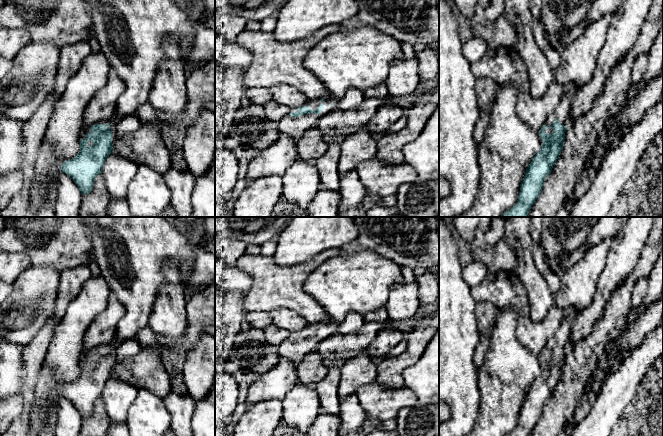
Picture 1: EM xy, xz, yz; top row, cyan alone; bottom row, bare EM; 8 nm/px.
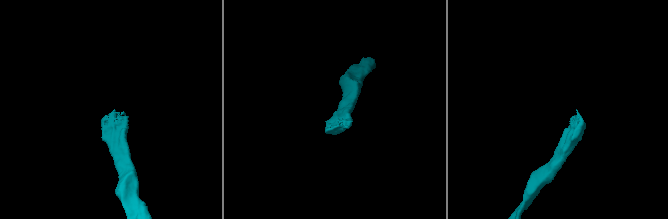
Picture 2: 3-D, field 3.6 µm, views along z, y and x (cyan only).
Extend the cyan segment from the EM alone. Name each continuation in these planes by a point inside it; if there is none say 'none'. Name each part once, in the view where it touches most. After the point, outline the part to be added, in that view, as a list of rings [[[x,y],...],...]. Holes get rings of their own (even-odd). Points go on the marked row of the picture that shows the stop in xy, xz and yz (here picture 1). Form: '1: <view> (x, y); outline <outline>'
1: xz (295, 126); outline [[[330,94],[330,95],[328,95],[327,97],[323,97],[323,99],[324,99],[324,100],[323,100],[323,104],[324,104],[324,107],[325,107],[325,108],[321,111],[321,114],[320,114],[320,115],[319,115],[319,114],[316,114],[316,113],[310,113],[310,114],[301,115],[301,116],[299,116],[299,117],[291,117],[289,114],[290,114],[291,112],[296,112],[299,107],[298,107],[298,108],[291,108],[291,109],[290,109],[290,112],[289,112],[288,114],[286,114],[286,115],[277,123],[277,124],[278,124],[278,129],[279,129],[279,131],[280,131],[281,133],[291,135],[291,136],[292,136],[294,139],[296,139],[296,140],[298,140],[299,138],[301,138],[307,130],[316,127],[318,120],[319,120],[322,116],[324,116],[324,115],[326,115],[326,114],[328,114],[328,113],[331,113],[332,111],[334,111],[334,110],[337,109],[338,100],[336,99],[335,96],[333,96],[333,95]]]

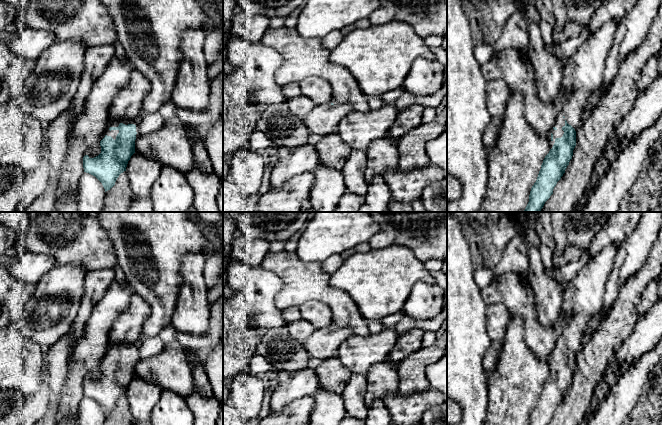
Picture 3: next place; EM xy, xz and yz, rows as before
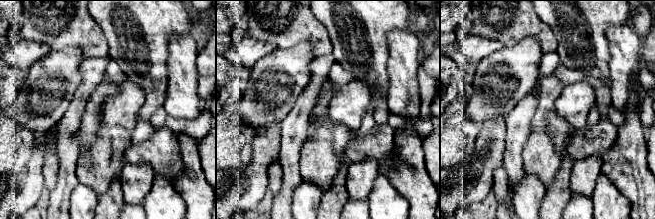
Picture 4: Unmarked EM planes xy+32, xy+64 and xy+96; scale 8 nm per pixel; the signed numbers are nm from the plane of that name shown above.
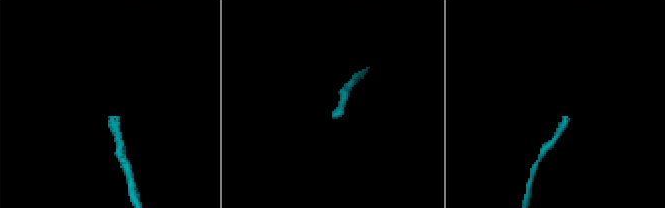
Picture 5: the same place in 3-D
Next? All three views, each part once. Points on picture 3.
1: xy (113, 133); outline [[[122,118],[122,119],[118,119],[115,121],[109,121],[107,123],[107,128],[105,129],[104,133],[101,136],[101,140],[107,135],[107,136],[111,136],[114,140],[116,139],[117,134],[119,133],[119,130],[109,130],[110,127],[118,127],[120,123],[123,123],[125,125],[128,124],[134,124],[136,126],[136,139],[138,139],[141,135],[141,131],[139,129],[138,126],[138,121],[137,120],[133,120],[130,118]]]

